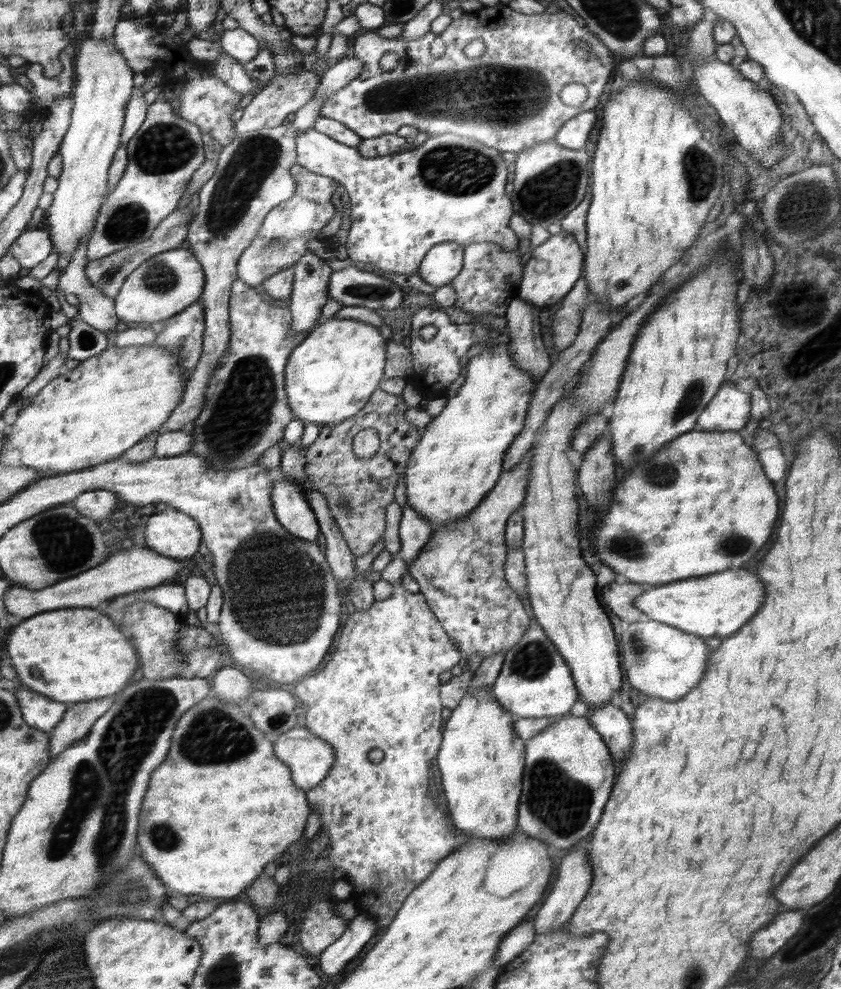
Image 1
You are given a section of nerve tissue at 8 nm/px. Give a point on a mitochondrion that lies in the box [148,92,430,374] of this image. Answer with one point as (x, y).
(257, 156)

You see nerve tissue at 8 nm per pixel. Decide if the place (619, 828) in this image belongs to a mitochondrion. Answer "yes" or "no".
no

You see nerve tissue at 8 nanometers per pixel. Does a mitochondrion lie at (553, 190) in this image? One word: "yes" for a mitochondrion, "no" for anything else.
yes

